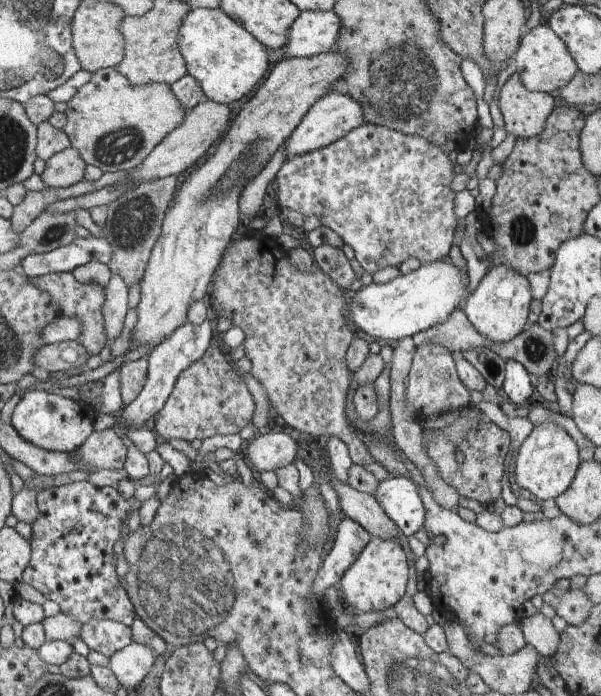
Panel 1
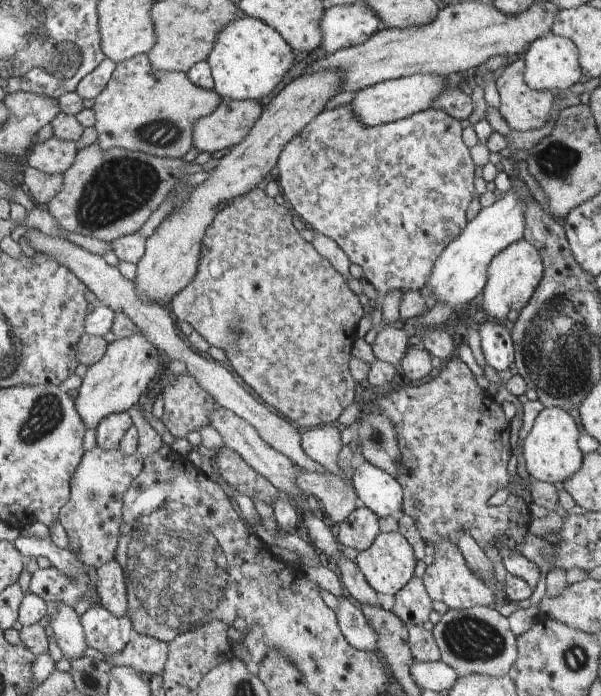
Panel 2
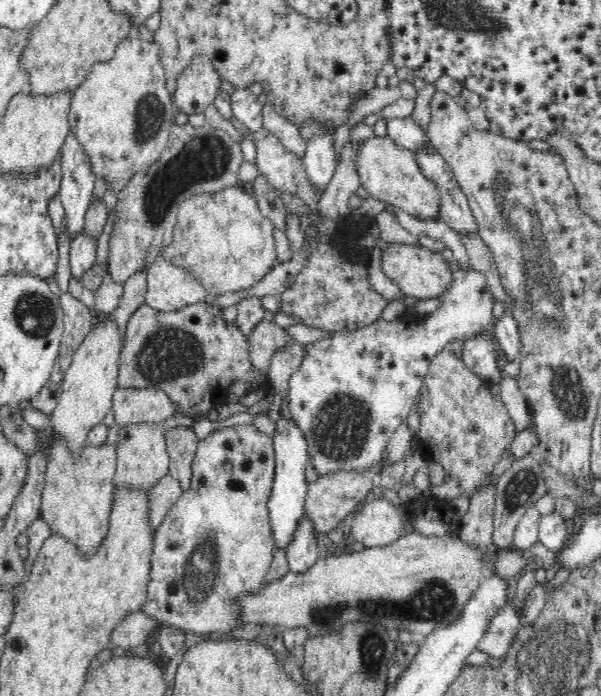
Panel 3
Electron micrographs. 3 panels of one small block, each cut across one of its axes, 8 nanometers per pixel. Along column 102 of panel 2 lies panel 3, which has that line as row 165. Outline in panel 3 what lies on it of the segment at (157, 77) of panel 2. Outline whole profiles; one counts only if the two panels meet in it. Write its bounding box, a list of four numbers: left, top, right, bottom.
[68,37,176,194]

